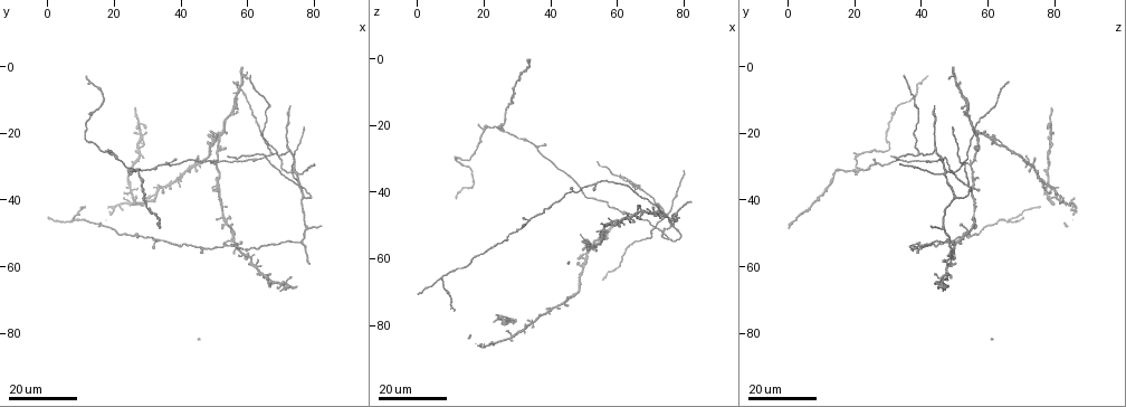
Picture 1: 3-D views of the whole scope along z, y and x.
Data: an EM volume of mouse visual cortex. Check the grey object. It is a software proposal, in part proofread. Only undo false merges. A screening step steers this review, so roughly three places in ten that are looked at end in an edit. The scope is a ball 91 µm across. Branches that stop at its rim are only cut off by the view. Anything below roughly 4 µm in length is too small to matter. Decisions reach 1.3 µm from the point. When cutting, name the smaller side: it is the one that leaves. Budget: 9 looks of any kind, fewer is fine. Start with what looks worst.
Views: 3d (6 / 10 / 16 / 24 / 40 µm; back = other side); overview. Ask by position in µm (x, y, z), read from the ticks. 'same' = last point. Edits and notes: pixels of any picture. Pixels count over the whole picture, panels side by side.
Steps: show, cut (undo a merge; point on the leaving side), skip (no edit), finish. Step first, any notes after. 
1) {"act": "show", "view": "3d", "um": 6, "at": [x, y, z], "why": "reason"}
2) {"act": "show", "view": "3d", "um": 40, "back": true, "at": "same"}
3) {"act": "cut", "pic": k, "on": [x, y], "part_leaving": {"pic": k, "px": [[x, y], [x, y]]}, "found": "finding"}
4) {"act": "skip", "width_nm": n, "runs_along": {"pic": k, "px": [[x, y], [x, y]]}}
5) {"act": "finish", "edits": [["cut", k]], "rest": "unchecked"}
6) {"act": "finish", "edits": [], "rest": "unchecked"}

{"act": "show", "view": "3d", "um": 24, "at": [76, 35, 54], "why": "arms part here"}

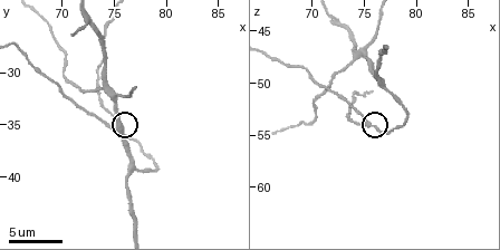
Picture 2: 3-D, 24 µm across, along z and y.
{"act": "show", "view": "3d", "um": 10, "at": "same"}

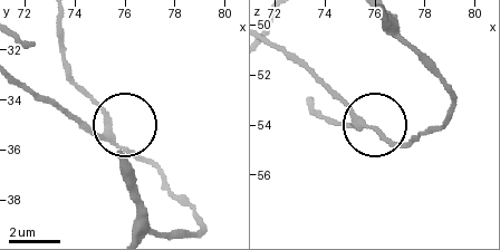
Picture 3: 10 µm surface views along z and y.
{"act": "show", "view": "3d", "um": 10, "back": true, "at": [75.3, 35.3, 53.9]}

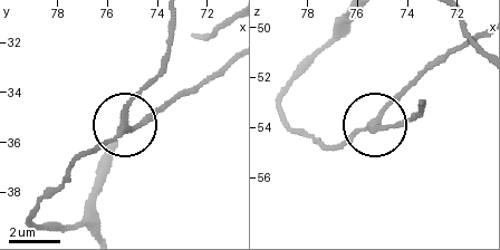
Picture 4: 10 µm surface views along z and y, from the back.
{"act": "skip", "arms": 3, "found": "continuous, no second neuron"}

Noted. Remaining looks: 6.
{"act": "show", "view": "3d", "um": 10, "at": [74.2, 31.6, 47.6], "why": "three arms meet"}

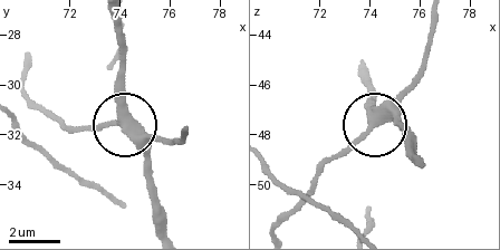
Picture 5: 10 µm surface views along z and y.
{"act": "skip", "width_nm": 320, "runs_along": {"pic": 5, "px": [[166, 230], [132, 128], [106, 122], [64, 128]]}, "found": "continuous, no second neuron"}

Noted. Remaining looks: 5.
{"act": "show", "view": "3d", "um": 16, "at": [8, 47, 66], "why": "three arms meet"}

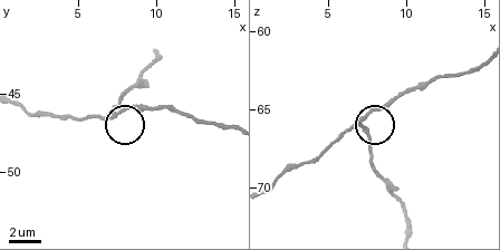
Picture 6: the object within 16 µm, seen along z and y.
{"act": "show", "view": "3d", "um": 10, "at": [7.0, 46.2, 66.0]}

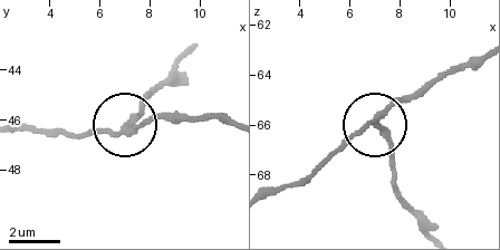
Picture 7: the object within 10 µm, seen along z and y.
{"act": "cut", "pic": 7, "on": [140, 107], "side_arm_um": 9, "found": "two neurons meet here"}

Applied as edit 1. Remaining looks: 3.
{"act": "show", "view": "overview"}

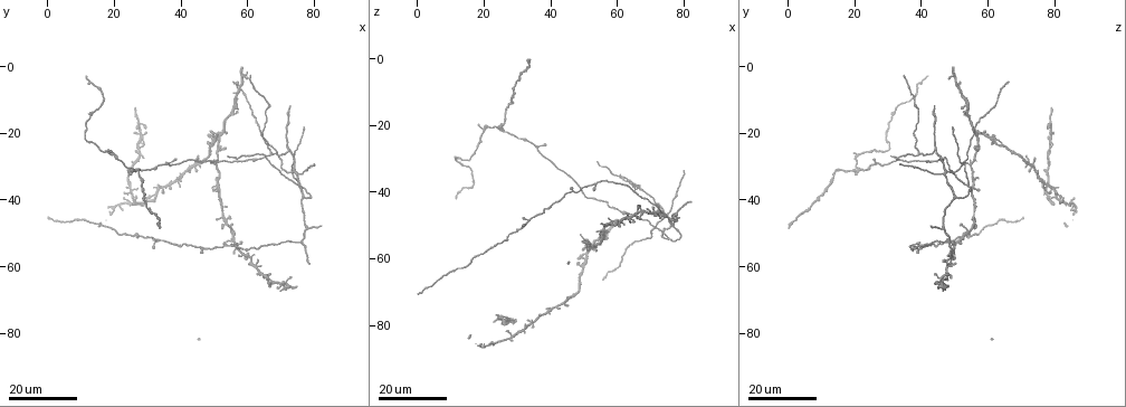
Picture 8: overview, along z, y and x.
{"act": "show", "view": "3d", "um": 16, "at": [77, 39, 50]}

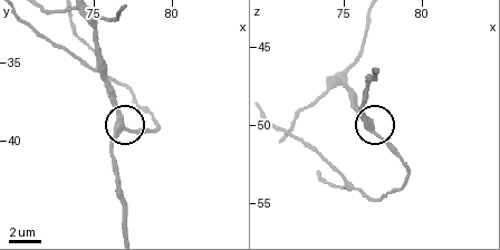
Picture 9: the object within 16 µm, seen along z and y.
{"act": "show", "view": "3d", "um": 6, "at": [77.0, 39.2, 50.6], "why": "closer look"}

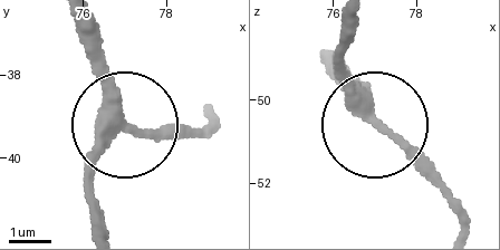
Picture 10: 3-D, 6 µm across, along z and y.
{"act": "skip", "width_nm": 280, "runs_along": {"pic": 10, "px": [[105, 230], [95, 166], [119, 113], [88, 53]]}, "found": "one neuron here"}

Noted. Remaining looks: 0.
{"act": "finish", "edits": [["cut", 7]], "rest": "unchecked"}

